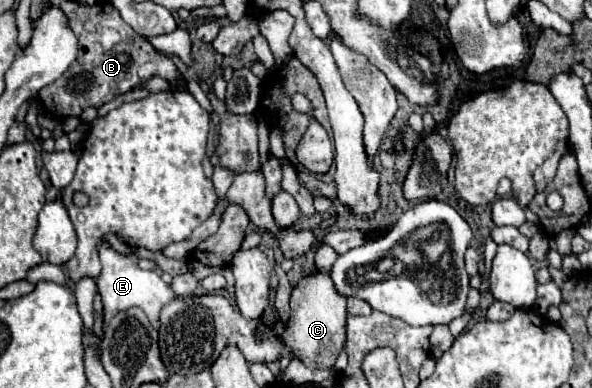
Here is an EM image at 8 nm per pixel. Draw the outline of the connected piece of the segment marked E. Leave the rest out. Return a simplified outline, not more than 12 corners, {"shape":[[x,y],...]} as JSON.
{"shape":[[99,249],[103,323],[139,307],[159,327],[175,293],[135,255]]}

